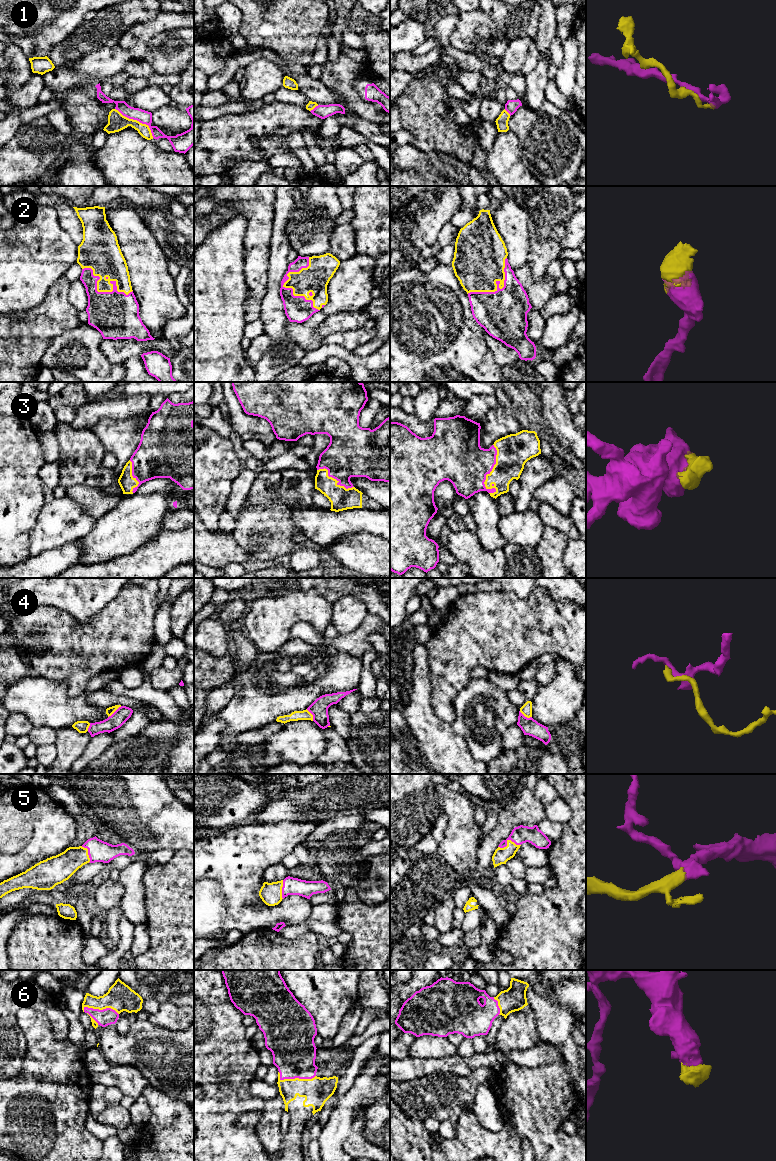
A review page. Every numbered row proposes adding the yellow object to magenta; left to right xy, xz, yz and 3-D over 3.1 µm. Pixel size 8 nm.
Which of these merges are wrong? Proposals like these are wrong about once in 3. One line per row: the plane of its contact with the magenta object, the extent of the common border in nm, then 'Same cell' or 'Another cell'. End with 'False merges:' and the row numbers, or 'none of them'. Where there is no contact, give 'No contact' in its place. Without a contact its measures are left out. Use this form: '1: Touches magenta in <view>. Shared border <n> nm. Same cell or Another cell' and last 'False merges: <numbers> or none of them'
1: Touches magenta in xy. Shared border 400 nm. Another cell
2: Touches magenta in xy. Shared border 440 nm. Same cell
3: Touches magenta in yz. Shared border 400 nm. Same cell
4: Touches magenta in xy. Shared border 140 nm. Another cell
5: Touches magenta in yz. Shared border 190 nm. Same cell
6: Touches magenta in xz. Shared border 300 nm. Same cell
False merges: 1, 4

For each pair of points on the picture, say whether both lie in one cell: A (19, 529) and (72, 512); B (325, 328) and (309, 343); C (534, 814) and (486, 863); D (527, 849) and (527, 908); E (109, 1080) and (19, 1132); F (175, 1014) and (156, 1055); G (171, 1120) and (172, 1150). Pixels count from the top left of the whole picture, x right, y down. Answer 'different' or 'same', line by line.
A: different
B: different
C: same
D: different
E: different
F: different
G: same

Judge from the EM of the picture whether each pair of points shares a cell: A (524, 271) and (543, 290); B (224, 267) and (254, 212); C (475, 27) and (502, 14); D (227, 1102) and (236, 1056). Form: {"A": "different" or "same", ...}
{"A": "same", "B": "different", "C": "different", "D": "same"}

